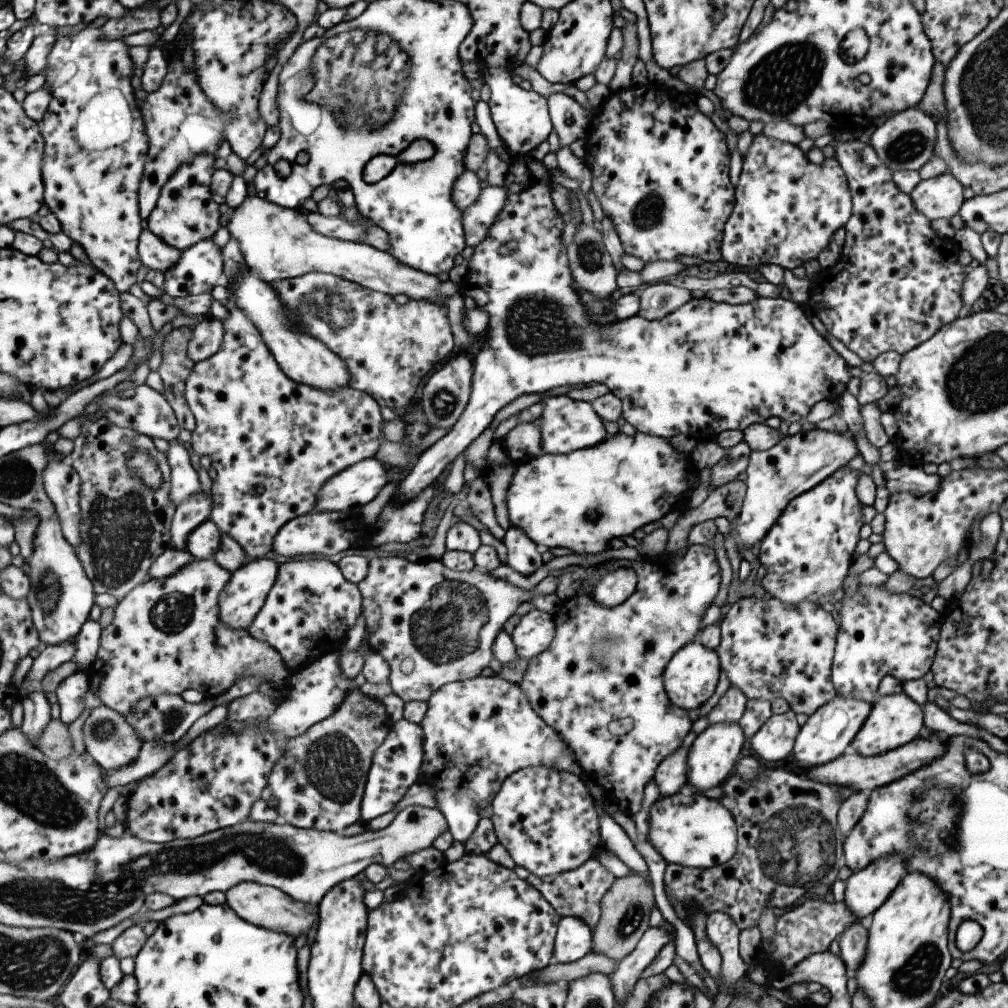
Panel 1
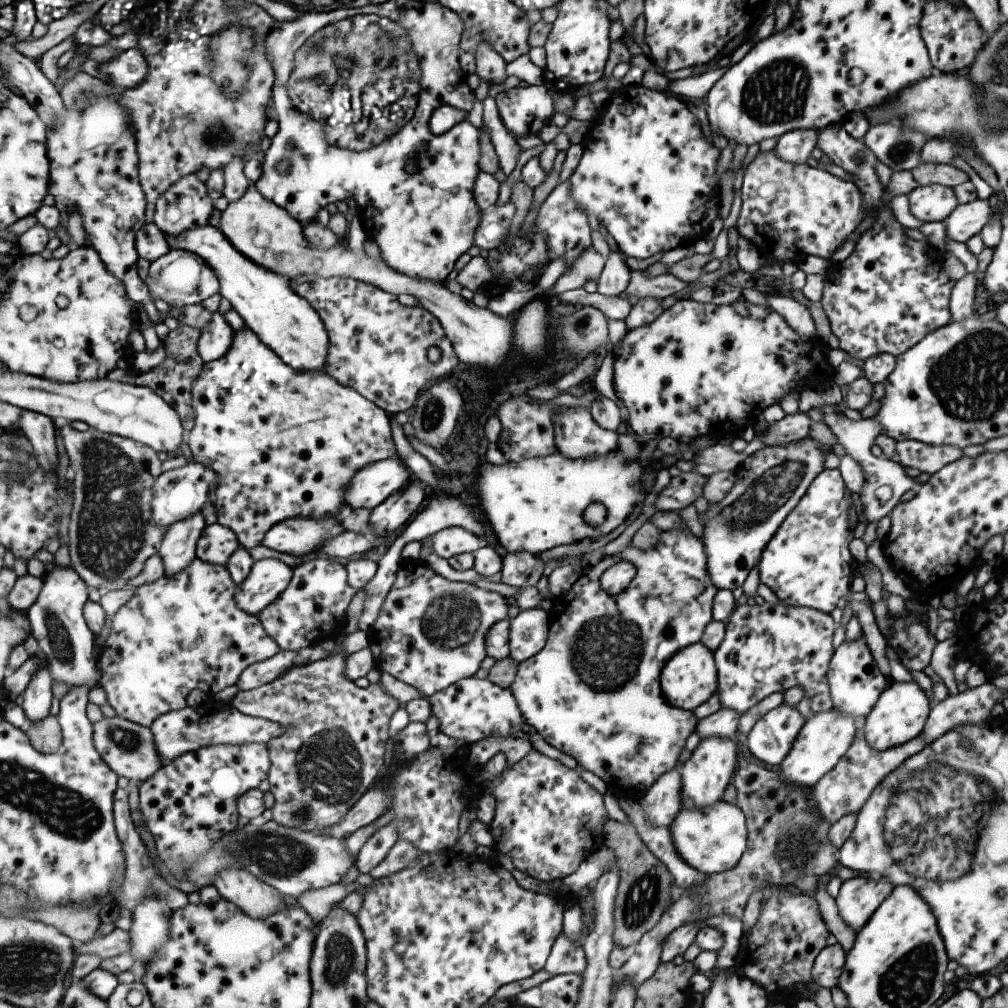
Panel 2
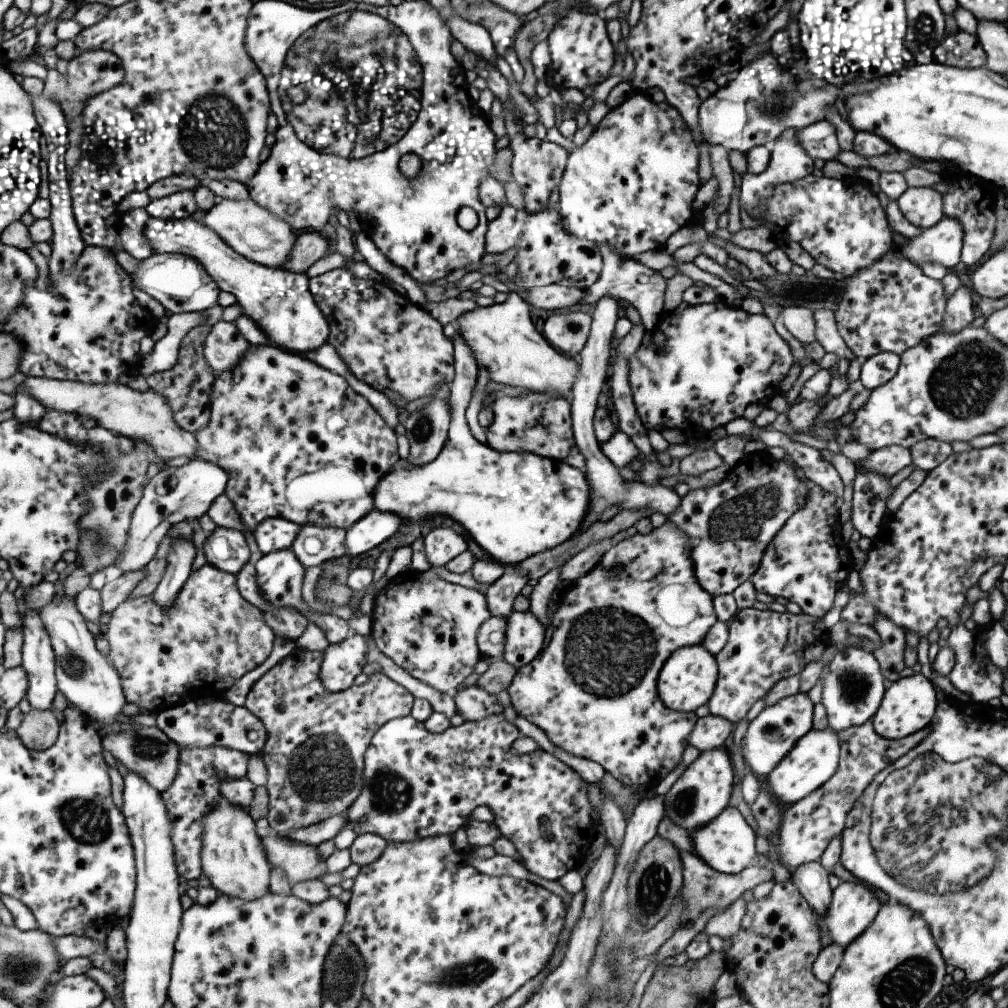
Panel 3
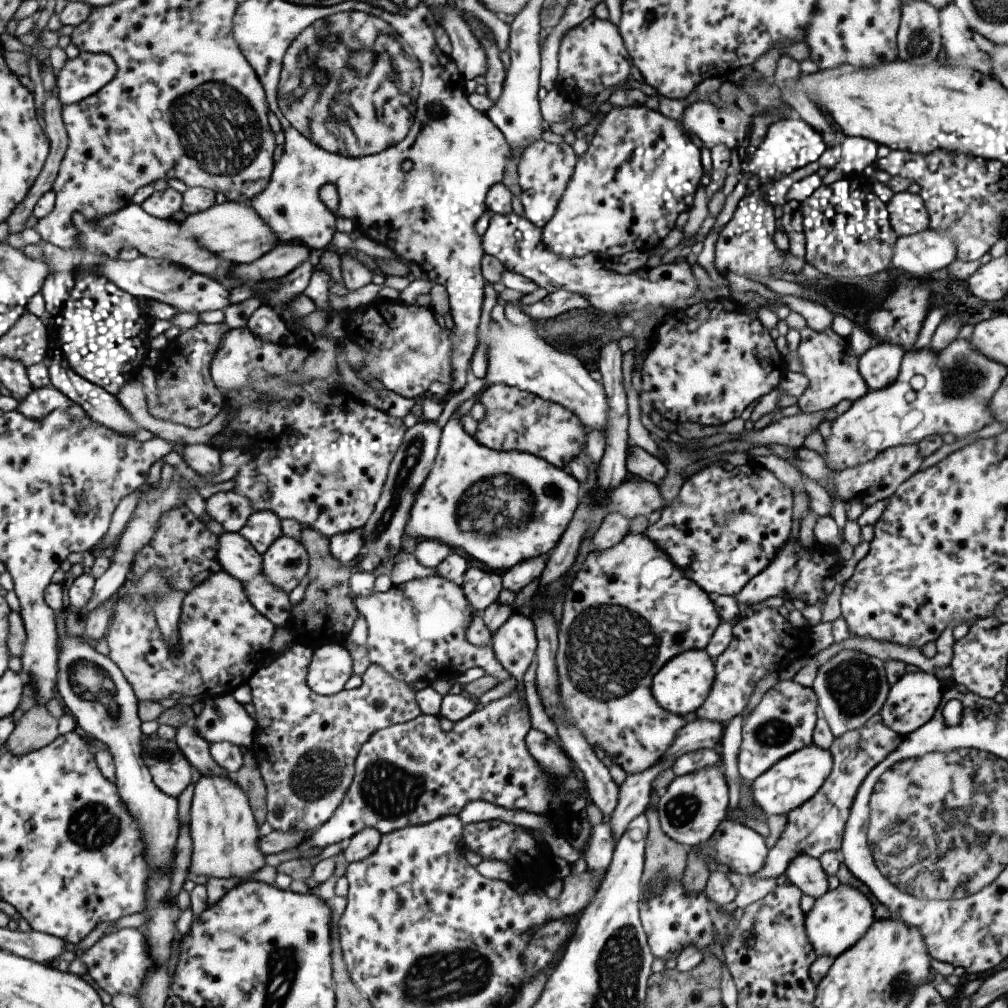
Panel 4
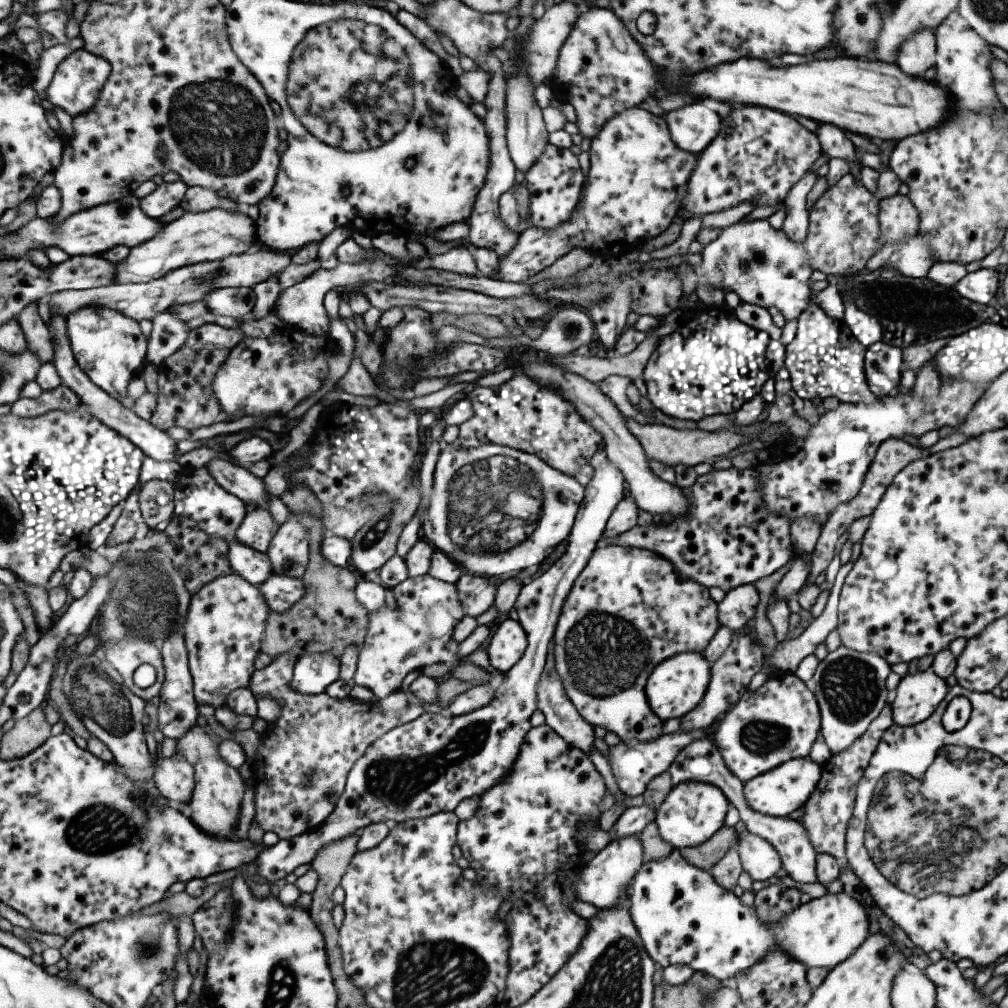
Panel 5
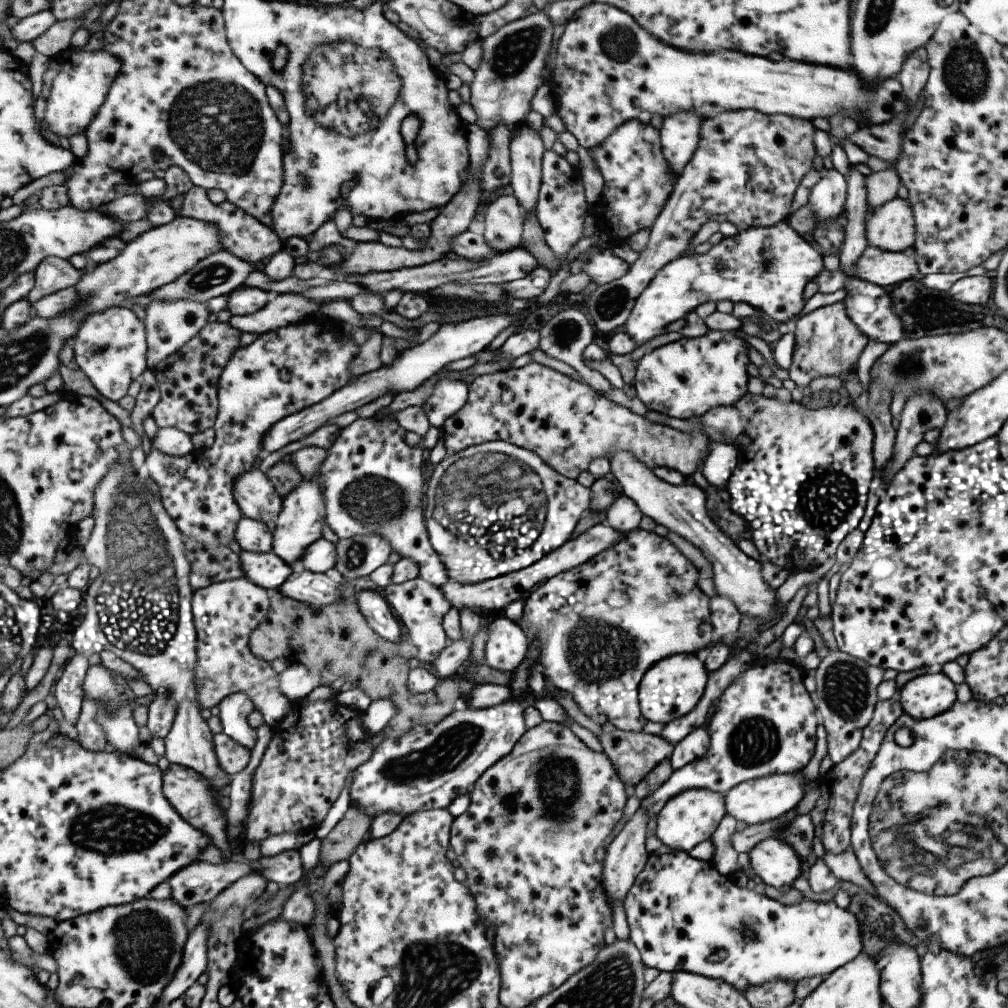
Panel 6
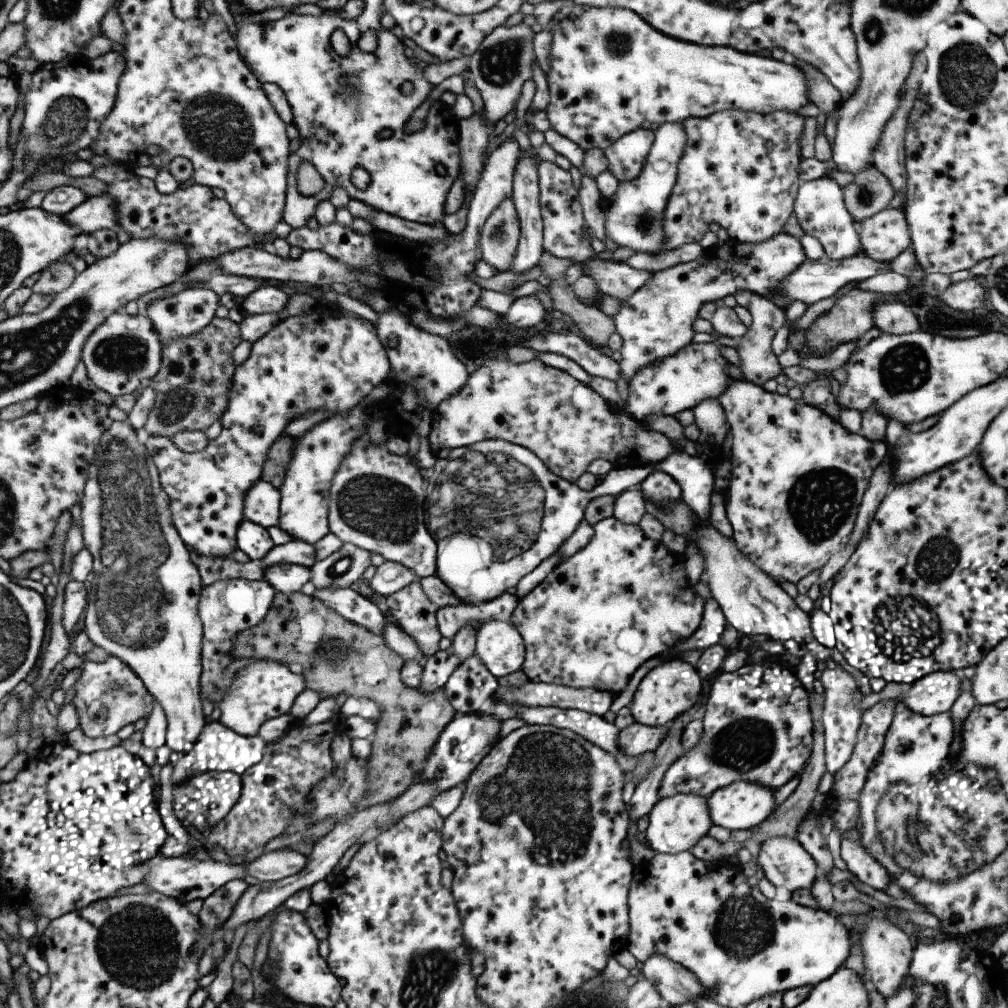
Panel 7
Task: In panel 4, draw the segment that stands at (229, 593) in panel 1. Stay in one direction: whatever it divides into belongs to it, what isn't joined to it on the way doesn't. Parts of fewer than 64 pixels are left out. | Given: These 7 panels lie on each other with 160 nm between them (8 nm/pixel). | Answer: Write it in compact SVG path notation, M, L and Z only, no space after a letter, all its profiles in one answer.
M283 534L260 555L259 573L286 593L291 592L307 572L307 553L304 546Z

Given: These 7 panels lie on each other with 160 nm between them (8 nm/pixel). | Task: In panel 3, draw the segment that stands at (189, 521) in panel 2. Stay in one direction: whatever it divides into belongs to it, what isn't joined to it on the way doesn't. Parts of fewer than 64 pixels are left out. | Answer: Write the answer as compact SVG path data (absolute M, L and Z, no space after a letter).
M176 537L169 539L164 554L164 569L159 586L153 598L160 607L168 607L175 595L182 589L185 579L190 575L191 563L195 556L192 538Z

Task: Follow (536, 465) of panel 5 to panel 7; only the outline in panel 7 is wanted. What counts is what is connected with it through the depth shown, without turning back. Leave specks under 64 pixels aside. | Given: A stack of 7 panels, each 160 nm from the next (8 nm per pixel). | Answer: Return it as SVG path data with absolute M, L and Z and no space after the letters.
M487 439L470 447L457 447L451 449L446 457L435 460L433 472L427 476L424 487L424 523L427 532L437 542L434 574L461 602L467 604L473 602L480 605L495 599L509 587L515 587L519 578L533 570L541 560L557 553L561 543L583 520L585 506L596 496L613 496L612 516L623 524L637 525L646 512L646 504L643 494L633 487L639 485L651 471L659 469L673 477L680 486L680 499L705 523L710 517L711 493L715 490L708 460L692 457L682 450L671 453L655 465L612 468L588 491L553 474L531 451L503 439Z

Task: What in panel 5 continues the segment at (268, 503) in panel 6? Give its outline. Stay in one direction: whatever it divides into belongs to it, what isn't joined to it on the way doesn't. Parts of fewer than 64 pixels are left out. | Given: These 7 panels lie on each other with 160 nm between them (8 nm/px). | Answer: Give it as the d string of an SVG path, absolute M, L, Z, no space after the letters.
M212 458L205 464L205 468L225 492L236 496L245 506L255 504L257 507L267 508L270 496L263 489L262 479L255 477L247 469L221 458Z

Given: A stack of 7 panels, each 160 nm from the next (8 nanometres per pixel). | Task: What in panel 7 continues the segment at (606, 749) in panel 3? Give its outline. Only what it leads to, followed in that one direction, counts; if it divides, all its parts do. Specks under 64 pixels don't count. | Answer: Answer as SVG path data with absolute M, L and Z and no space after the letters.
M612 516L598 521L592 528L594 529L594 535L588 540L588 543L582 549L573 553L573 556L561 559L559 564L555 565L539 584L519 600L508 621L515 627L524 644L524 661L521 669L528 678L527 680L534 683L565 685L576 689L592 688L610 692L614 696L625 688L631 674L643 662L649 660L649 658L662 656L665 651L670 651L673 647L679 645L681 640L685 640L695 632L702 619L704 600L687 581L682 557L669 551L663 543L647 538L638 525L623 524Z

